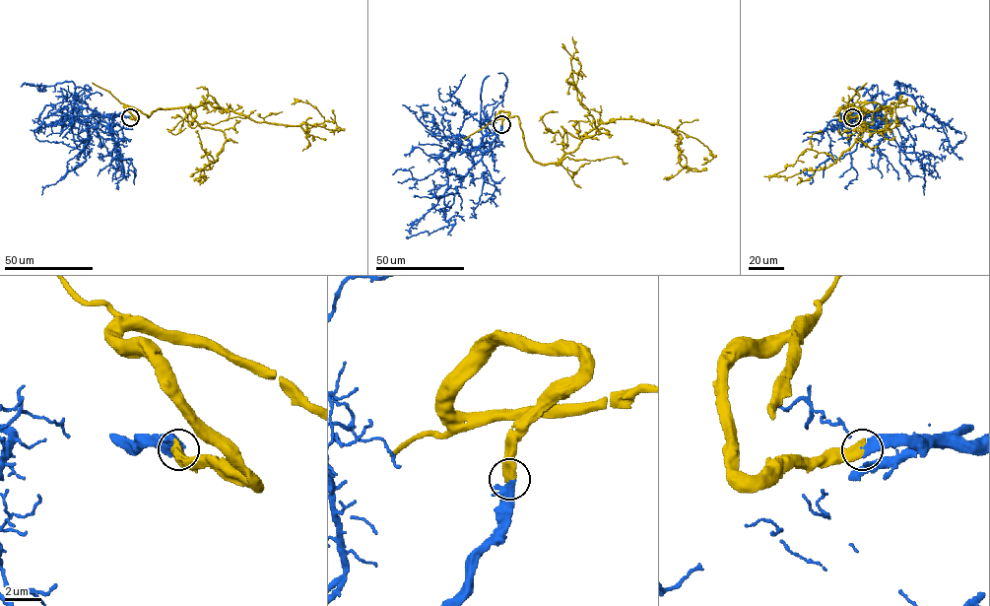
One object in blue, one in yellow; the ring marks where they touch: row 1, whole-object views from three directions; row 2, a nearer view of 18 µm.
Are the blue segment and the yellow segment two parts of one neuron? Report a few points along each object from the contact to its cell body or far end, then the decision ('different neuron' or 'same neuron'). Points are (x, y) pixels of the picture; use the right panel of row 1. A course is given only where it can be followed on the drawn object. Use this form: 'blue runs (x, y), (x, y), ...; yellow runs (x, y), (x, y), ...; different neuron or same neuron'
blue runs (852, 117), (875, 115), (887, 100), (906, 94), (920, 108), (937, 117), (953, 147), (965, 138), (963, 132); yellow runs (852, 117), (838, 109), (890, 107), (847, 114), (883, 133), (906, 104); same neuron

